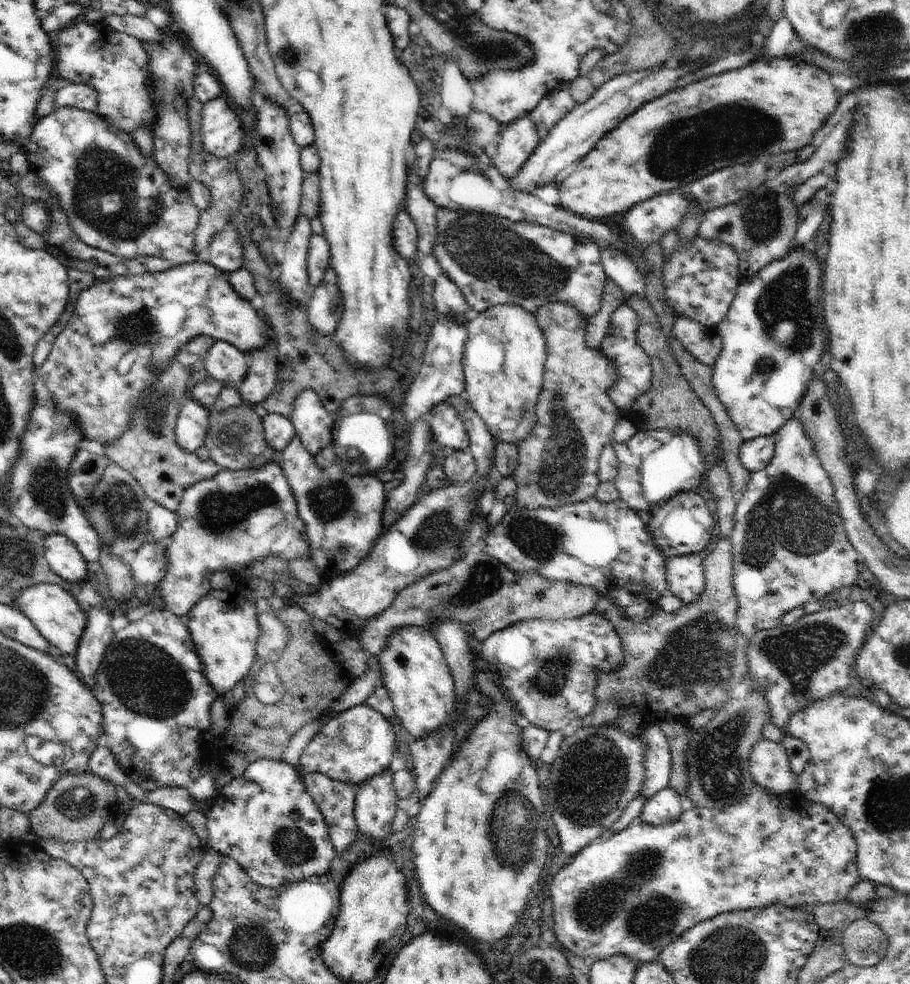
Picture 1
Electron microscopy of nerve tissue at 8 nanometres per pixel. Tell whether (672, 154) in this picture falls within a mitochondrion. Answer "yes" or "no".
yes

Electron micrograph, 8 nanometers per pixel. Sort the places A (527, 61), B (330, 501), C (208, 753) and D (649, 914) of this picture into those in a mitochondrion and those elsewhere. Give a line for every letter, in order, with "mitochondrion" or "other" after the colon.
A: mitochondrion
B: mitochondrion
C: other
D: mitochondrion

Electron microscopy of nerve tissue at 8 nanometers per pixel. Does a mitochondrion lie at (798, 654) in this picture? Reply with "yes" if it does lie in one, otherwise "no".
yes

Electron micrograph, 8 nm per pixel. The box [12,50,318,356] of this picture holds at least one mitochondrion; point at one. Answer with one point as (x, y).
(98, 171)

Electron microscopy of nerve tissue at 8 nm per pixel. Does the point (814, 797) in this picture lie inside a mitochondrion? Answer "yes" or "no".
no

